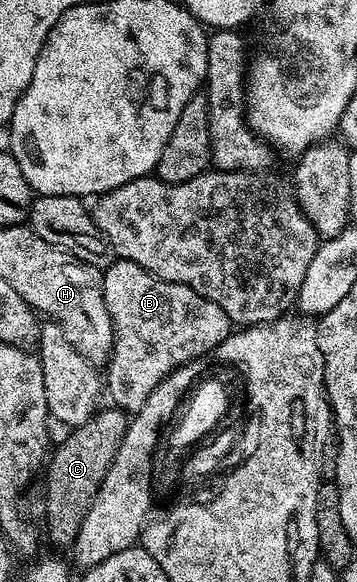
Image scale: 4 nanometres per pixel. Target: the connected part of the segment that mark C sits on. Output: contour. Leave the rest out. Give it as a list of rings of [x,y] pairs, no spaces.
[[[108,405],[105,411],[104,408],[97,410],[90,422],[71,428],[57,447],[55,444],[46,463],[48,476],[44,479],[48,539],[54,546],[71,548],[72,542],[78,537],[82,520],[86,518],[86,513],[90,513],[90,505],[94,505],[94,497],[98,497],[98,489],[114,461],[114,453],[118,453],[118,445],[122,445],[122,437],[128,431],[128,420],[125,412]]]

